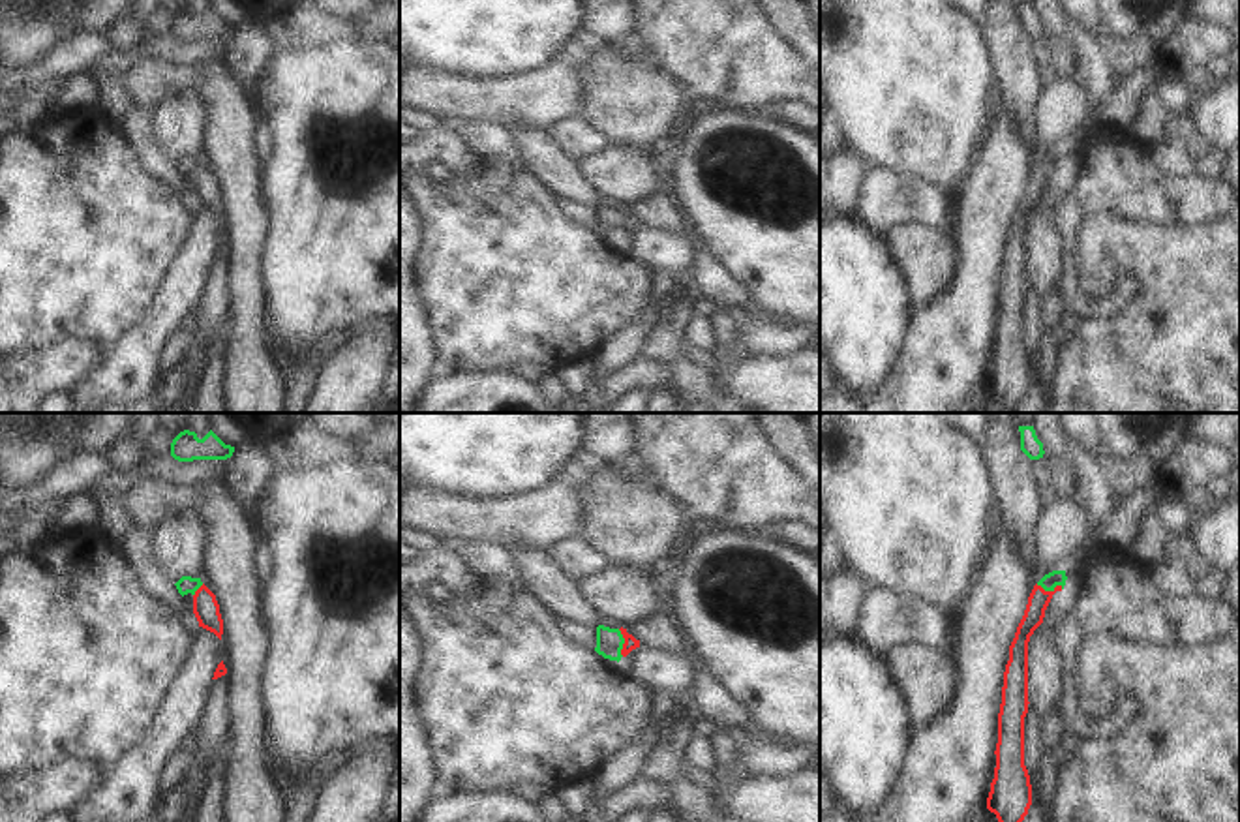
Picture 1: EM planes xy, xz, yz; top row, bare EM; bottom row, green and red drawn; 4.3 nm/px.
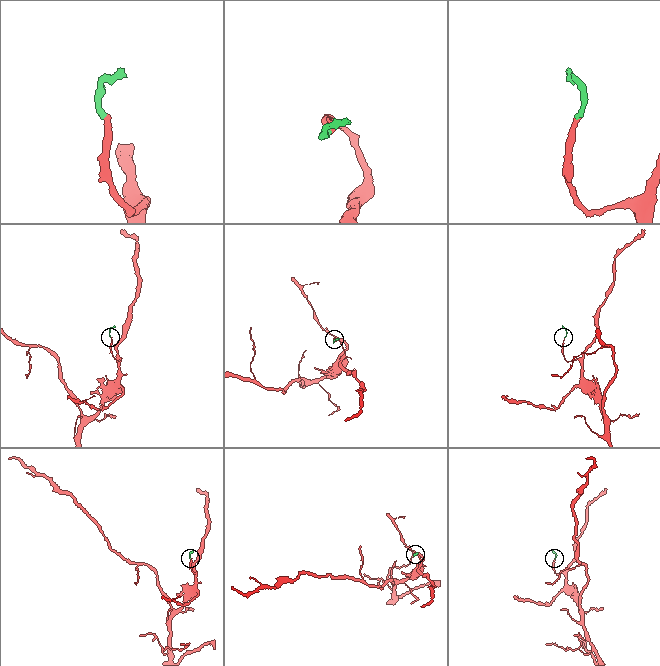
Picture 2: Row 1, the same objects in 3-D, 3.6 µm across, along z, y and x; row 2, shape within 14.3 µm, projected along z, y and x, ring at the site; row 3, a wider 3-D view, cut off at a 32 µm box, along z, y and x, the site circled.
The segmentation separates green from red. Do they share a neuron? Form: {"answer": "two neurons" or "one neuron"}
{"answer": "one neuron"}

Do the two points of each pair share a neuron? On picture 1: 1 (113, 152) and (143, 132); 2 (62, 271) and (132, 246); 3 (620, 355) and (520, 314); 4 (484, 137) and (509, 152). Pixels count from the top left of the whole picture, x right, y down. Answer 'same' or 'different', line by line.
1: different
2: same
3: different
4: same

